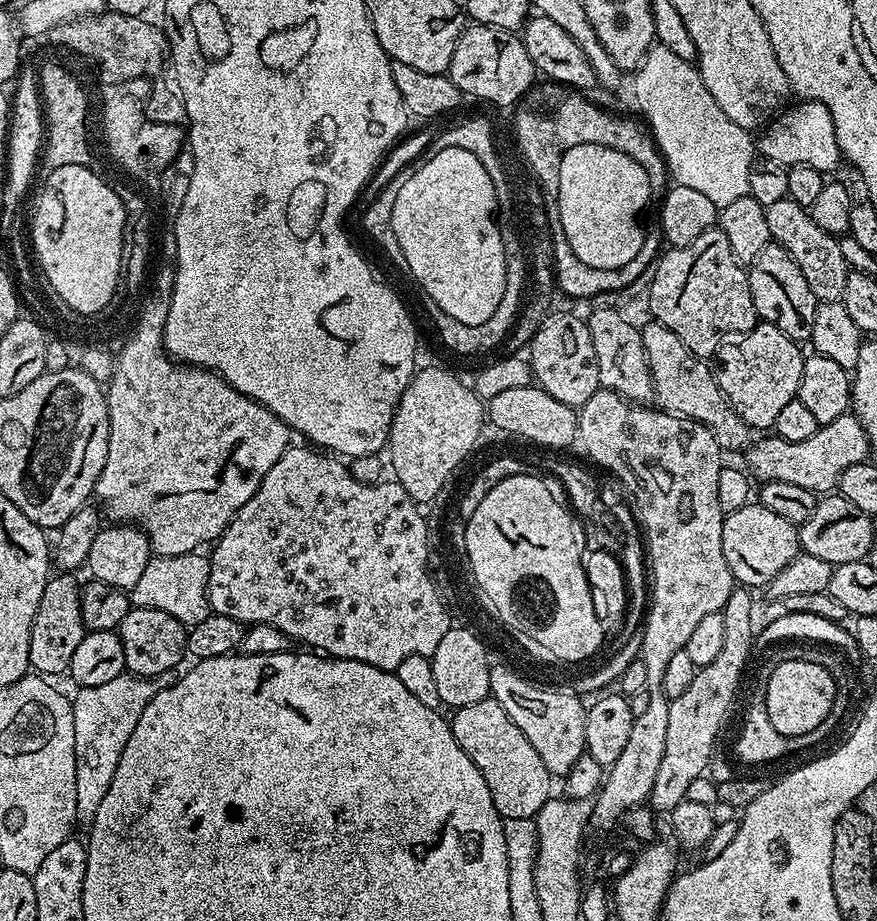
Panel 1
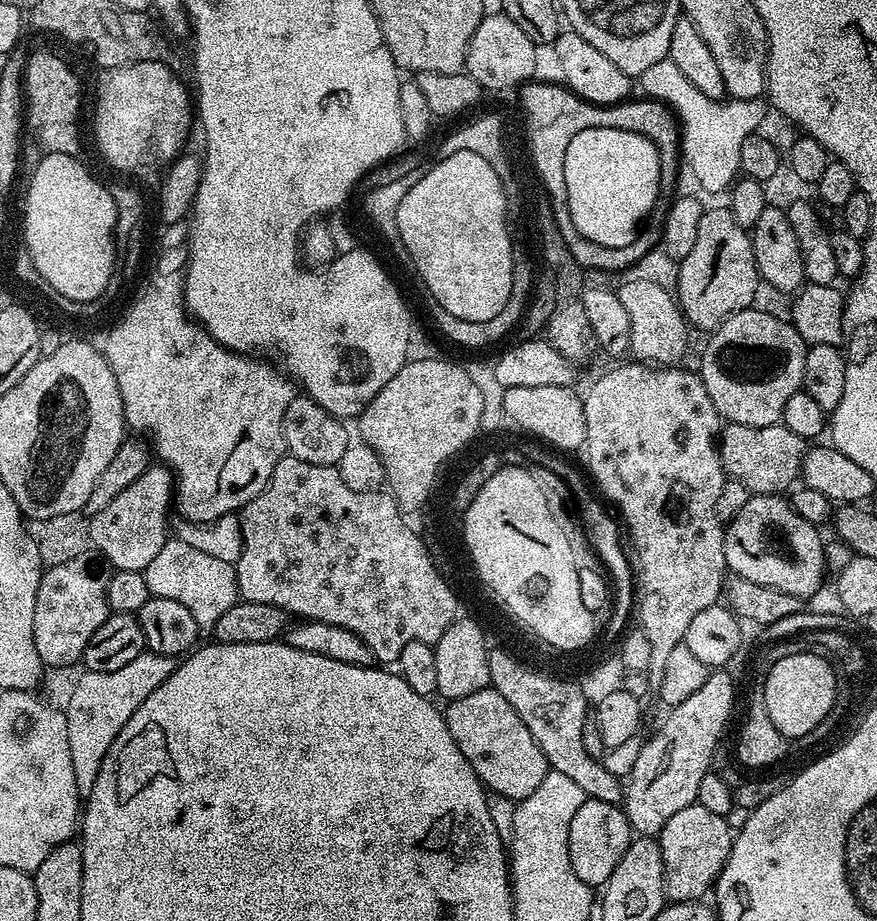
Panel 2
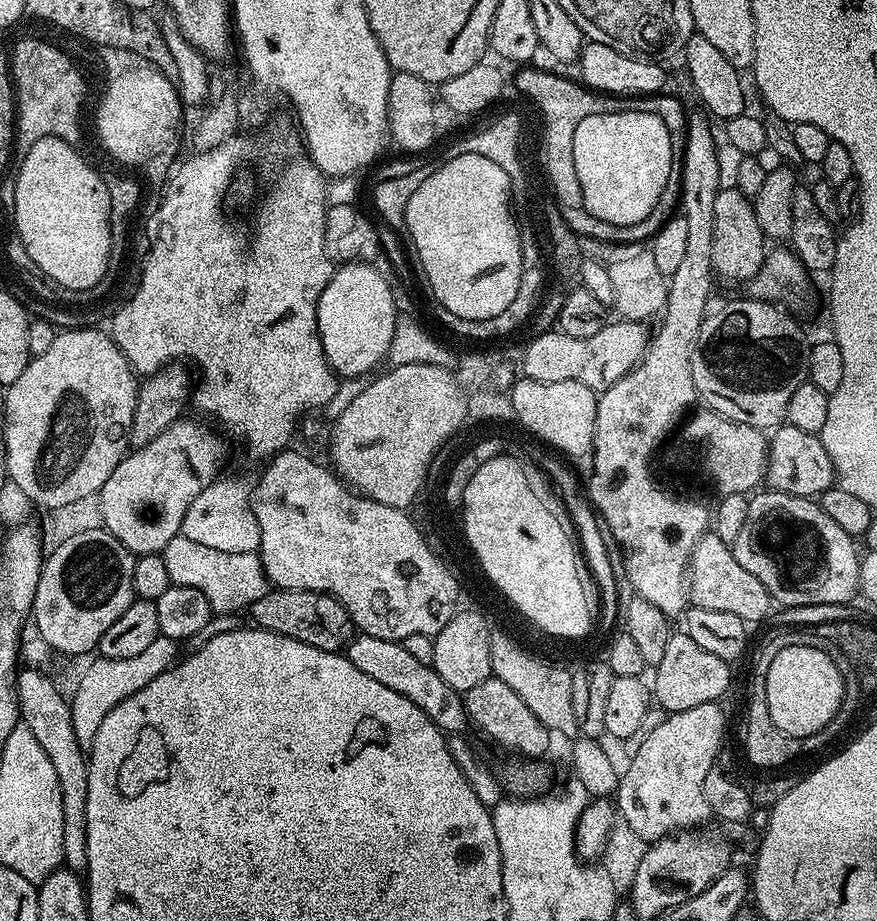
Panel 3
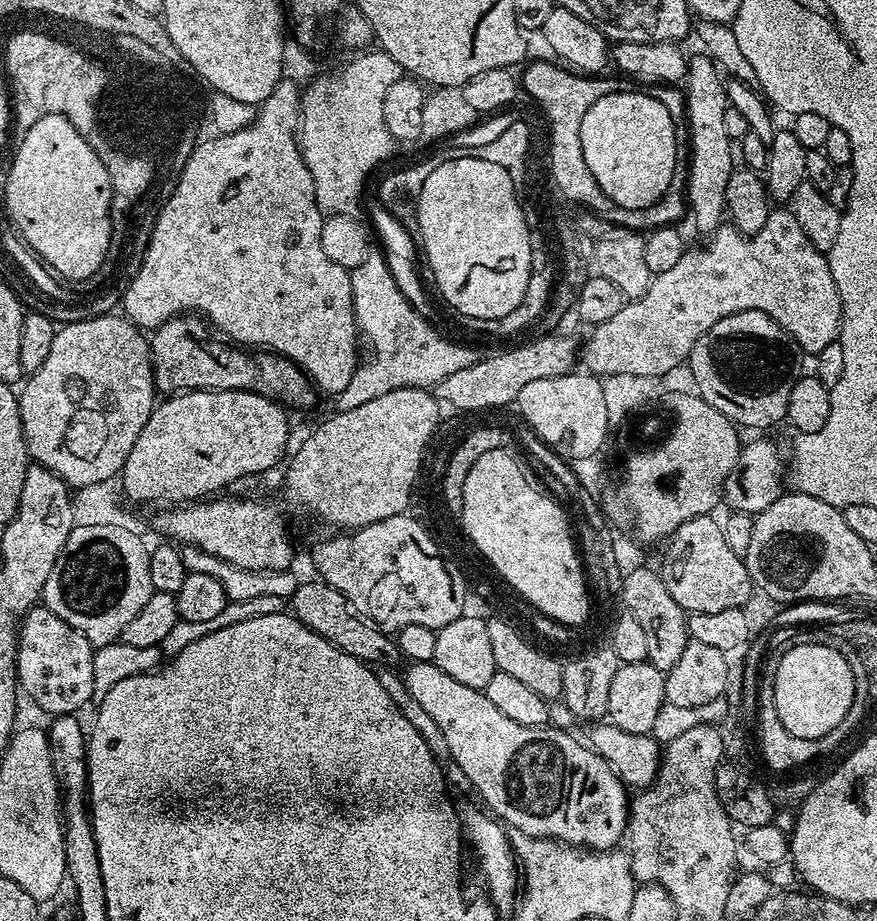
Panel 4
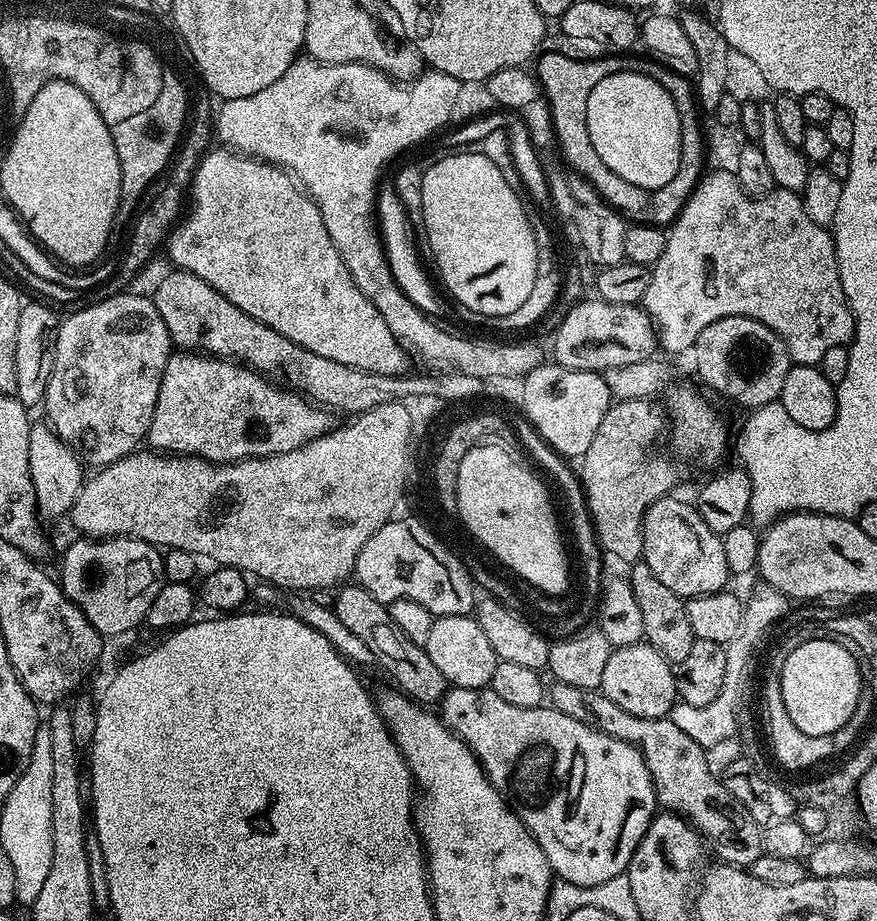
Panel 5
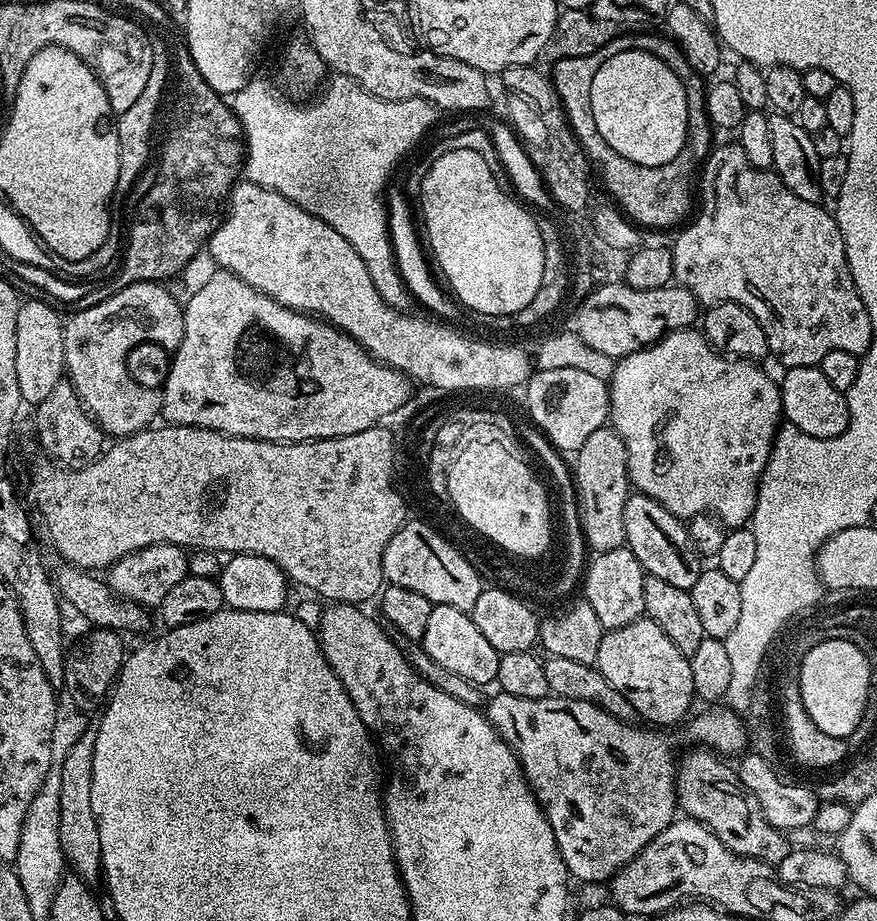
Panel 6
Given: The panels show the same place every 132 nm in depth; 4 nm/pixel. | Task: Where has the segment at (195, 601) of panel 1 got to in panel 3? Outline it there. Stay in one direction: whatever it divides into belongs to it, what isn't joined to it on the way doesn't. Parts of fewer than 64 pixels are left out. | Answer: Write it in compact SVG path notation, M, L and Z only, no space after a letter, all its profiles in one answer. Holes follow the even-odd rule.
M178 535L170 538L162 555L173 584L191 586L193 590L199 590L206 598L206 602L210 602L217 617L240 612L243 608L244 611L251 609L252 604L258 602L258 598L265 596L270 590L268 575L255 552L227 553L202 546L193 539Z

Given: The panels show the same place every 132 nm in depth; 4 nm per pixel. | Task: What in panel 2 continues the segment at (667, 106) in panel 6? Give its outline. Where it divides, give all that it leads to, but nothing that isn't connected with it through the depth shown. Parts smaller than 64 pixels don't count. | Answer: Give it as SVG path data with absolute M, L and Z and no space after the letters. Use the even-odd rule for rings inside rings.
M608 128L608 140L604 140L604 152L566 152L566 187L572 188L572 180L596 180L600 184L600 200L576 200L576 204L567 204L568 213L578 228L578 232L608 232L616 240L628 240L628 236L638 236L640 223L648 216L648 211L658 204L660 195L660 174L662 171L662 152L657 141L647 140L642 134L630 130Z

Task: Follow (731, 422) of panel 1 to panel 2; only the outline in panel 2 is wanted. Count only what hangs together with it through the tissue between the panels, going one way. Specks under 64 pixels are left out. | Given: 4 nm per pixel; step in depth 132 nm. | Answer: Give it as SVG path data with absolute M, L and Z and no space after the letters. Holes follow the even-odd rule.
M628 280L618 288L622 306L630 318L628 346L637 361L653 366L676 366L688 352L690 325L684 318L675 295L656 280Z

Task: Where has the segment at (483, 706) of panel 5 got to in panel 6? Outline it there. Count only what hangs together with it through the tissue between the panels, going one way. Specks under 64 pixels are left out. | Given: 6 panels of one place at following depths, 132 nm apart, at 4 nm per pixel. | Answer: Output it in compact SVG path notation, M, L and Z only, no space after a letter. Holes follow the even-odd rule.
M502 691L495 693L496 697L489 699L486 704L486 715L489 723L518 759L520 768L524 771L524 777L528 783L528 789L534 794L534 798L544 811L544 816L550 822L550 830L554 832L554 838L558 844L558 850L562 854L562 862L568 867L569 877L573 881L581 880L584 884L600 884L611 881L612 875L620 869L630 858L634 858L642 851L648 843L666 826L677 819L678 805L676 803L676 769L674 767L674 756L672 760L672 748L659 736L659 731L648 726L635 728L637 725L632 722L625 722L606 714L598 706L590 702L582 702L574 698L562 698L561 696L547 695L542 698L514 698L514 694L506 694Z

